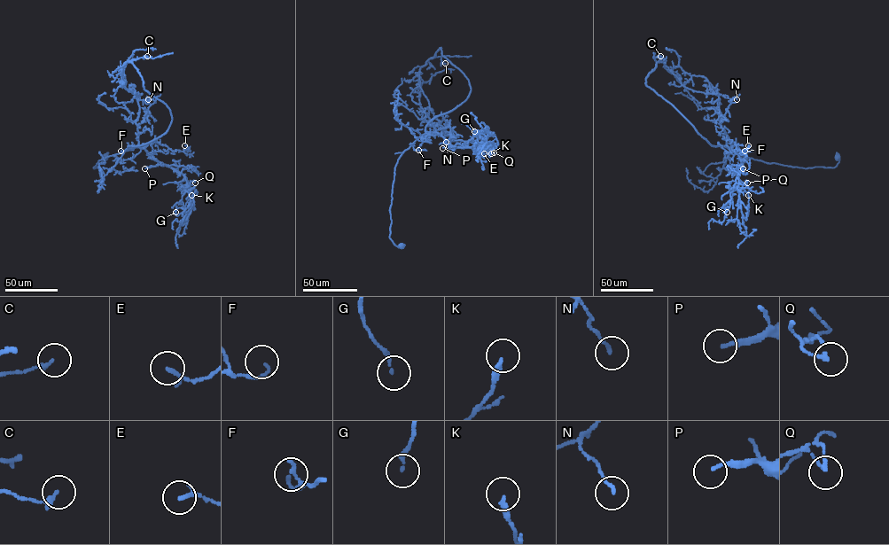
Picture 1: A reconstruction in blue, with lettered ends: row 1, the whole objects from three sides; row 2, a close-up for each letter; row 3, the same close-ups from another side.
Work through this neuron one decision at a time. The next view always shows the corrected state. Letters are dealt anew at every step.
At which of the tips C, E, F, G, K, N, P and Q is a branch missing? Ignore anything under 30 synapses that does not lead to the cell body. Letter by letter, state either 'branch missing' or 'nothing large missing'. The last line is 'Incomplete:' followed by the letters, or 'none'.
C: nothing large missing
E: nothing large missing
F: nothing large missing
G: nothing large missing
K: nothing large missing
N: nothing large missing
P: nothing large missing
Q: nothing large missing
Incomplete: none

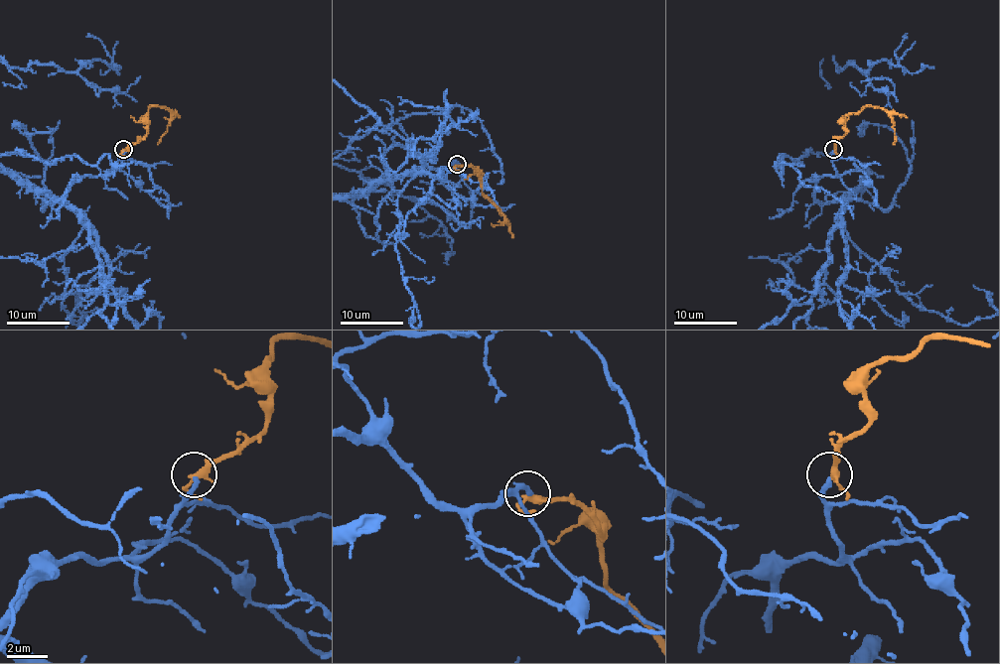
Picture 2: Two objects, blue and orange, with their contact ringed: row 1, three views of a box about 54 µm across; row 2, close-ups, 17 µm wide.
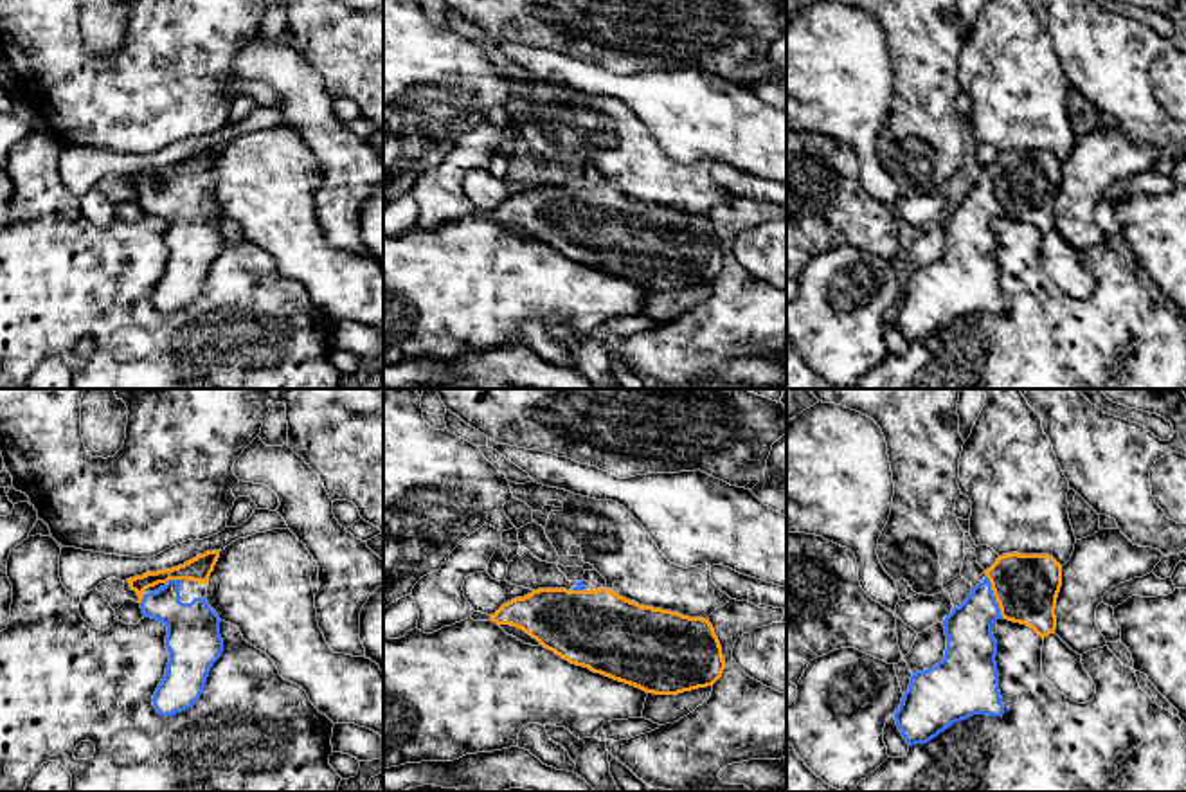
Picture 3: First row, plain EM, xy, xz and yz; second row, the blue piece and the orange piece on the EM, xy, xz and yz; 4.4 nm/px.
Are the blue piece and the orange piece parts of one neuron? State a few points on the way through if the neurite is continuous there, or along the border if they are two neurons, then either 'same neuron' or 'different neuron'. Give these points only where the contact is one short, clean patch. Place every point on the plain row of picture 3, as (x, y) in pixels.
across yz (970, 243), (970, 218), (994, 193), (1014, 184), (1026, 184) | same neuron

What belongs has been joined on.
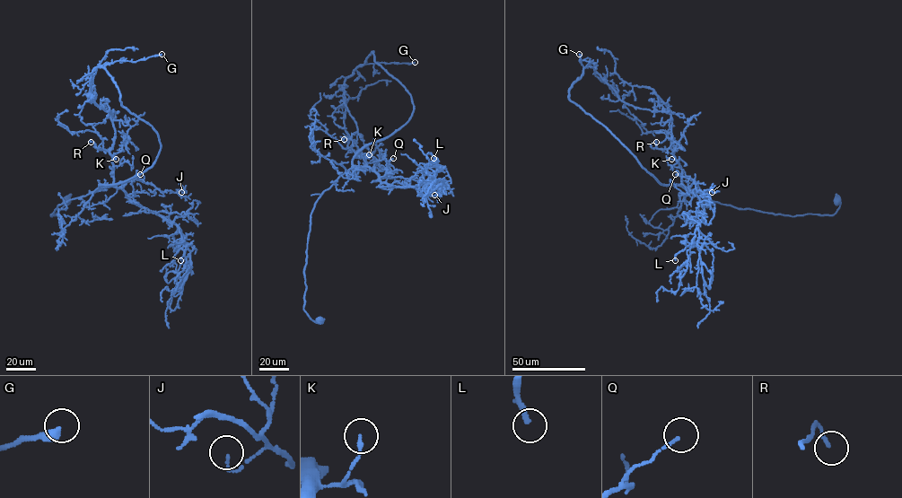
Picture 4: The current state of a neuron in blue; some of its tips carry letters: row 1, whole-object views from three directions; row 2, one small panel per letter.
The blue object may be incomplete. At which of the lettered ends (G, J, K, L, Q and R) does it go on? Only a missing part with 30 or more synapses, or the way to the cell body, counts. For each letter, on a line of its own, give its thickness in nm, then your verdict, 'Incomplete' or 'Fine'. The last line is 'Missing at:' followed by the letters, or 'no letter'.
G: Thickness 340 nm. Fine
J: Thickness 120 nm. Fine
K: Thickness 150 nm. Fine
L: Thickness 240 nm. Incomplete
Q: Thickness 110 nm. Fine
R: Thickness 140 nm. Fine
Missing at: L

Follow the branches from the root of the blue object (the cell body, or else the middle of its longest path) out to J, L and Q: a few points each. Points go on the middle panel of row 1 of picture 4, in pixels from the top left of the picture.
J: (320, 319), (303, 309), (310, 216), (320, 196), (354, 166), (416, 180), (434, 195)
L: (320, 319), (303, 309), (317, 199), (354, 166), (369, 167), (387, 184), (416, 187), (434, 178), (433, 158)
Q: (320, 319), (315, 322), (303, 309), (314, 204), (354, 166), (369, 167), (386, 178), (393, 158)

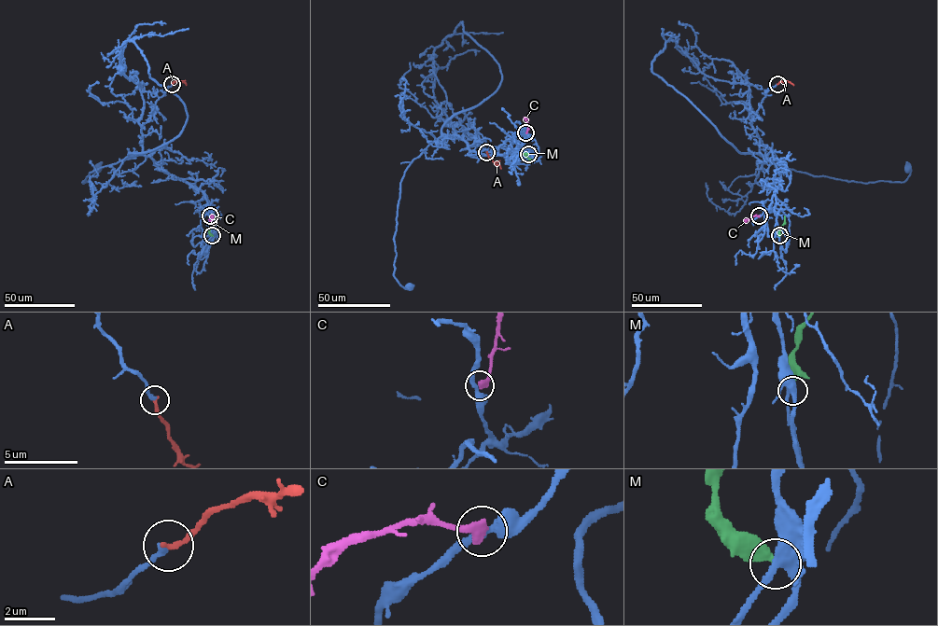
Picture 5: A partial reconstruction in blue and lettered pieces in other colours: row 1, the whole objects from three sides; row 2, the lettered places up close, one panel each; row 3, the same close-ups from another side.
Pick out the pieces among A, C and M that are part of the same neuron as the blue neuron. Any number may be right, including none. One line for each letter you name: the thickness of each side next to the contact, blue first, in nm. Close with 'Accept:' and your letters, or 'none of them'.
A: 240 nm thick on the blue side, 200 nm on the other
Accept: A

